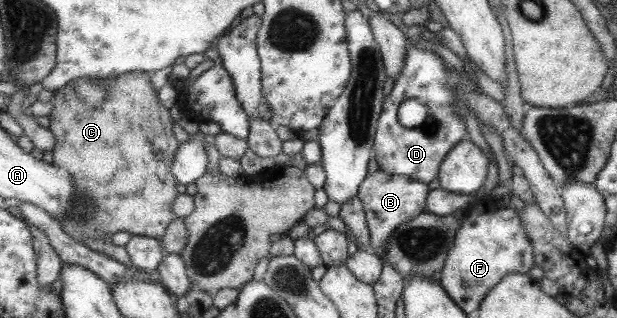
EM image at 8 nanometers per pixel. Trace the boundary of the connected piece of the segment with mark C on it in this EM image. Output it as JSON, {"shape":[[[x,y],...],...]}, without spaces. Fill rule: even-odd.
{"shape":[[[133,72],[120,78],[105,81],[109,95],[101,107],[87,105],[77,91],[75,83],[59,90],[54,98],[55,107],[51,116],[51,131],[56,134],[58,143],[54,151],[54,163],[73,172],[77,184],[77,199],[70,214],[60,219],[63,227],[74,239],[107,239],[120,231],[128,231],[132,236],[150,236],[157,240],[166,233],[168,224],[176,219],[173,211],[177,201],[177,179],[172,175],[172,161],[177,155],[178,141],[174,137],[174,121],[158,103],[159,93],[154,91],[148,73]]]}

